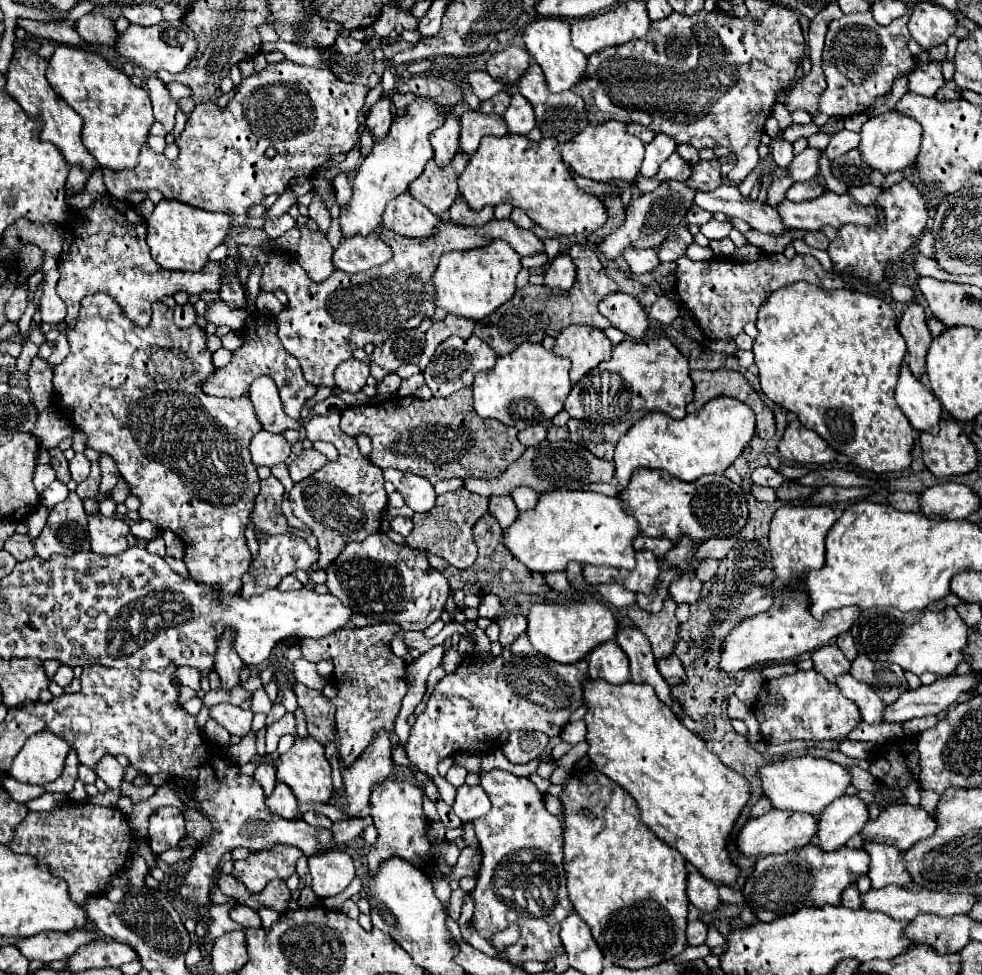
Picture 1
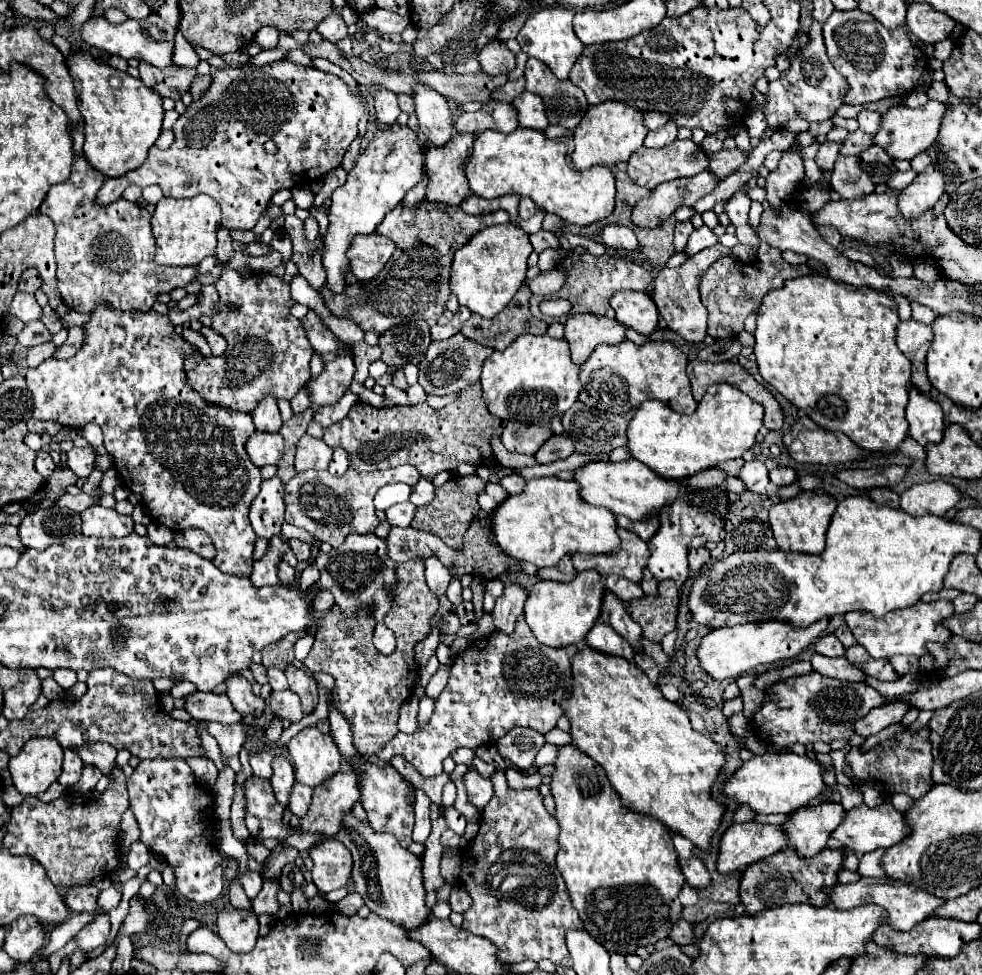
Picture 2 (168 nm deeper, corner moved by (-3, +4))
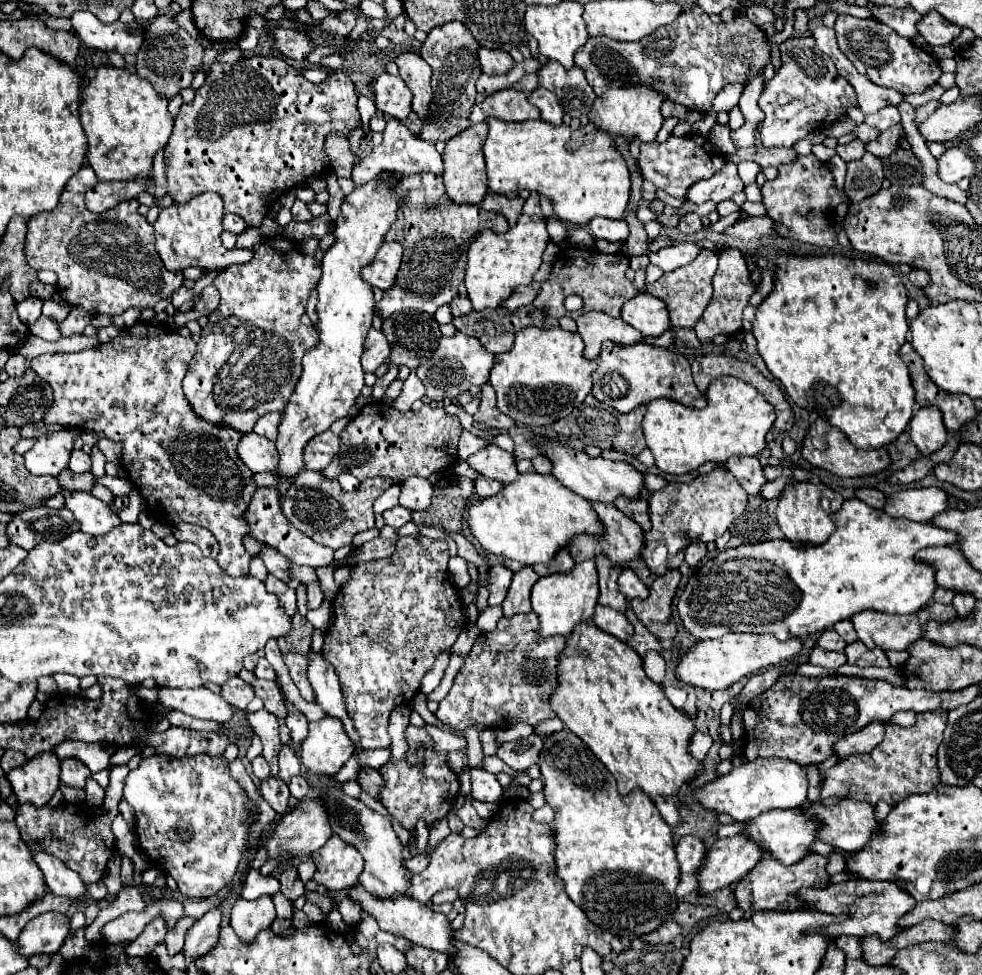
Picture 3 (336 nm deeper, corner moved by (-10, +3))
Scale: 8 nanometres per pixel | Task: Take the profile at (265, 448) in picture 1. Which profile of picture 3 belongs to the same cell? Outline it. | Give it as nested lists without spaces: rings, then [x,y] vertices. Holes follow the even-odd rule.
[[[254,432],[244,434],[240,438],[236,452],[252,472],[270,472],[274,470],[274,462],[278,462],[278,452],[274,450],[274,442]]]

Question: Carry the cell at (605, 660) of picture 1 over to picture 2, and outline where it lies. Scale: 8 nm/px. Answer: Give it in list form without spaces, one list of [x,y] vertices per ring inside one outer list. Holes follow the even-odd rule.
[[[597,621],[595,629],[587,633],[587,645],[603,655],[615,655],[633,661],[633,649],[625,641],[621,641],[621,637],[603,621]]]

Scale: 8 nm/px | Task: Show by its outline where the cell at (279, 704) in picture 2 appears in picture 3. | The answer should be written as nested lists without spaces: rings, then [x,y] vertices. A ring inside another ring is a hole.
[[[254,680],[250,682],[252,690],[256,696],[260,696],[264,700],[264,708],[274,714],[276,718],[284,718],[286,716],[286,706],[282,702],[282,694],[278,690],[278,686],[270,680]]]

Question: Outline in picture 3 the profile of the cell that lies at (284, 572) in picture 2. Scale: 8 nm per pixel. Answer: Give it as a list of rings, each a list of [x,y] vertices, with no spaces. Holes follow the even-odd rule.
[[[262,546],[260,554],[258,554],[264,562],[264,566],[268,568],[268,574],[280,578],[282,582],[290,580],[290,574],[286,574],[286,566],[290,564],[286,558],[282,558],[282,554],[278,554],[278,550],[270,548],[270,546]]]

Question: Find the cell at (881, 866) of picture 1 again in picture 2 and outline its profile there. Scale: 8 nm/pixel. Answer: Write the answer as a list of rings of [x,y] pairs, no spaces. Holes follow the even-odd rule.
[[[877,849],[877,851],[863,855],[861,861],[859,861],[857,873],[863,875],[863,877],[887,877],[887,873],[883,869],[883,855],[885,855],[883,849],[881,851]]]

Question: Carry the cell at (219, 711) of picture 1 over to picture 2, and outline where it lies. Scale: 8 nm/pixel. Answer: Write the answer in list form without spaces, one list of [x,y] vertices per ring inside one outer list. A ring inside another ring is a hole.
[[[195,691],[189,695],[185,709],[193,719],[205,719],[205,721],[217,721],[223,725],[231,723],[241,723],[243,715],[231,705],[227,695],[217,695],[217,693],[201,693]]]

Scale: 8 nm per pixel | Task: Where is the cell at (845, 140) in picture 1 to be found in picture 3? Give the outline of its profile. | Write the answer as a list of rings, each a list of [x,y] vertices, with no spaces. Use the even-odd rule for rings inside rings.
[[[896,124],[896,126],[890,126],[888,130],[884,130],[878,140],[868,142],[866,150],[878,158],[886,158],[900,146],[902,140],[904,140],[904,128],[902,128],[902,124]]]

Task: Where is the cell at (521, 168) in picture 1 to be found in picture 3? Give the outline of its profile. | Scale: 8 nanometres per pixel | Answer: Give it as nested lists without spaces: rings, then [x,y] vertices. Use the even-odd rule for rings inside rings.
[[[488,118],[490,124],[488,138],[484,142],[484,158],[488,170],[488,188],[496,194],[516,194],[520,190],[536,190],[552,202],[554,214],[562,222],[570,222],[576,226],[586,226],[592,218],[604,216],[612,220],[624,218],[626,204],[630,198],[630,170],[626,160],[616,148],[614,136],[598,130],[592,122],[580,126],[578,130],[570,130],[570,126],[554,126],[542,120],[526,120],[526,122],[502,122],[498,118]]]

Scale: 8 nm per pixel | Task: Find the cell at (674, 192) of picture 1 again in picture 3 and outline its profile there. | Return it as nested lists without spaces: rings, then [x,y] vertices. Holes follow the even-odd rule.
[[[726,162],[724,168],[716,172],[712,178],[698,180],[694,186],[690,186],[686,198],[694,204],[702,204],[706,200],[722,202],[722,200],[732,198],[736,192],[742,192],[742,188],[744,188],[744,182],[740,180],[736,172],[736,164]]]

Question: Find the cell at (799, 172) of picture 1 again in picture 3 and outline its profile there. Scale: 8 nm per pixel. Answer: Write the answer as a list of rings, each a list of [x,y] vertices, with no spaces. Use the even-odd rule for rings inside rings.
[[[852,140],[852,142],[848,142],[848,144],[838,144],[838,148],[836,148],[836,154],[838,154],[842,160],[846,160],[846,162],[862,158],[864,152],[866,152],[866,144],[860,142],[860,140]]]

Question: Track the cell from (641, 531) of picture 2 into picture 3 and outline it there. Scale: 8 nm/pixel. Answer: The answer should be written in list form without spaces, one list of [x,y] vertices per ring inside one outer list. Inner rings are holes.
[[[618,496],[614,502],[628,518],[632,518],[636,524],[640,524],[640,528],[646,532],[650,530],[650,516],[648,516],[648,500],[642,496],[636,498],[626,498],[626,496]]]

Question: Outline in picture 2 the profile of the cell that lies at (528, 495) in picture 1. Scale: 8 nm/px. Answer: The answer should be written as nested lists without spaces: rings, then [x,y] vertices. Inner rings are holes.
[[[507,475],[501,479],[501,485],[507,489],[509,495],[517,495],[525,489],[525,479],[521,475]]]

